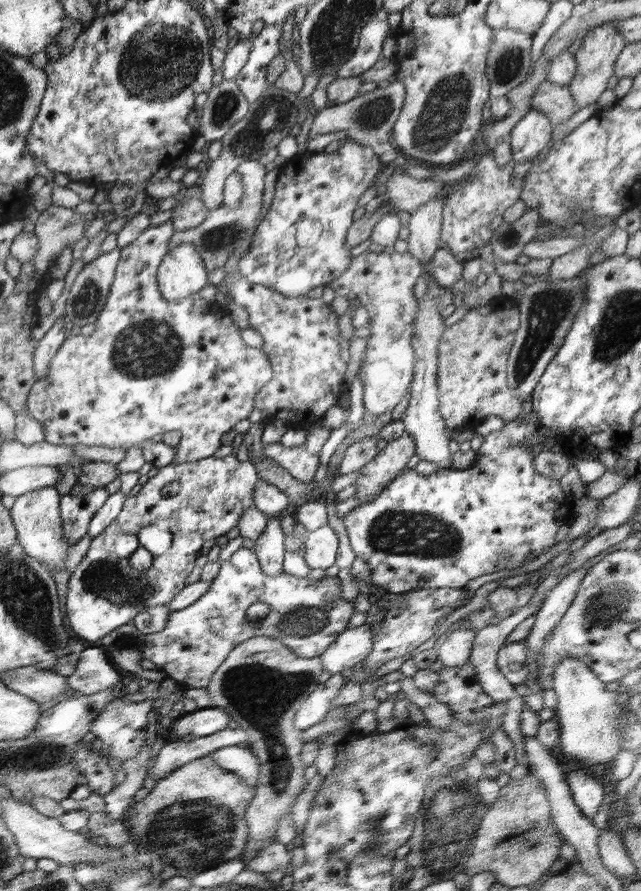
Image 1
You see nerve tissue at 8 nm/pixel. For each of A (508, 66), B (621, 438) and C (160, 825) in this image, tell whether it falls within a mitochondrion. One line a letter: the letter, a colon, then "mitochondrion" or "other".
A: mitochondrion
B: other
C: mitochondrion

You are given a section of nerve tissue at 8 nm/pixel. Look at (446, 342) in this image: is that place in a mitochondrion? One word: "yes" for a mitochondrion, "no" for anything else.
no

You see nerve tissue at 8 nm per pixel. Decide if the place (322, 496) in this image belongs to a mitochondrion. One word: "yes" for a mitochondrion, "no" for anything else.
no

